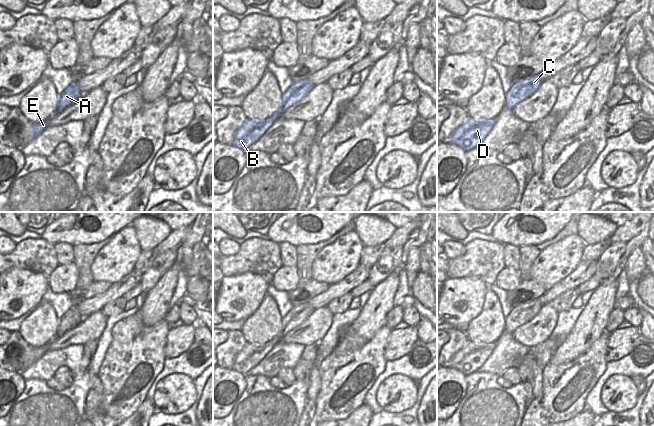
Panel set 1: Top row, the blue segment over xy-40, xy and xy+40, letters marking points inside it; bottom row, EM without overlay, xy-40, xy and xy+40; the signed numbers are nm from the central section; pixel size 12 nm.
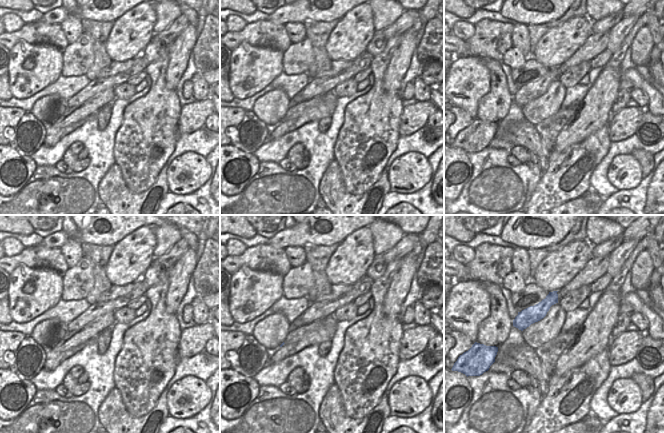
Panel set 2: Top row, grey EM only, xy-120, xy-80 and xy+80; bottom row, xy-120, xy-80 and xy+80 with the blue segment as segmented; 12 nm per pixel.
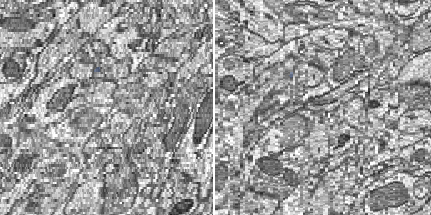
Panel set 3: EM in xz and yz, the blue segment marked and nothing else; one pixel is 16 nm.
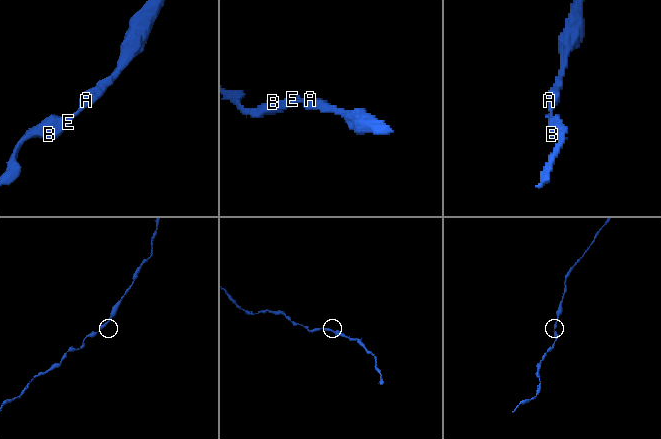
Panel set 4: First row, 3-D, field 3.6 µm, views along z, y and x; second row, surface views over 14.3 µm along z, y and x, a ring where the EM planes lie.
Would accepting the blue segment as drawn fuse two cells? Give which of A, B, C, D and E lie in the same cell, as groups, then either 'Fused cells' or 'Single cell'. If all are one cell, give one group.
Groups: A B C D E. Single cell.

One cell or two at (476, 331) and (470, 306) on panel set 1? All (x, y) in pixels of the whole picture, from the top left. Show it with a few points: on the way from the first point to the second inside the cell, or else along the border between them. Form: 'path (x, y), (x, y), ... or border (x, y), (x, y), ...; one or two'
border (485, 296), (482, 310), (469, 322), (465, 331); two

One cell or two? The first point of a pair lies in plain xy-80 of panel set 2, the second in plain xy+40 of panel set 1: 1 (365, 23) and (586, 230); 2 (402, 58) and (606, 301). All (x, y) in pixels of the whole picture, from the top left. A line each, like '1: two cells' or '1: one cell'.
1: two cells
2: one cell

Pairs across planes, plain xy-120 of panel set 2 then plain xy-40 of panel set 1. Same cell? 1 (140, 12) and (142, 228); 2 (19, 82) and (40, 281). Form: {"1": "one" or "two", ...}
{"1": "two", "2": "one"}

